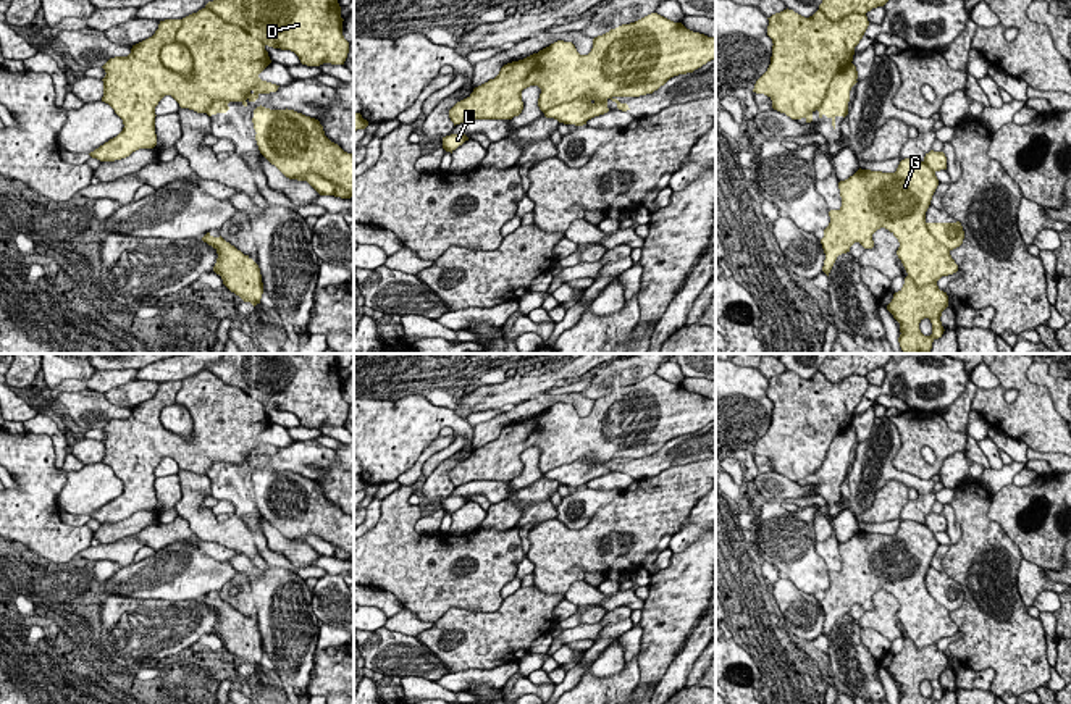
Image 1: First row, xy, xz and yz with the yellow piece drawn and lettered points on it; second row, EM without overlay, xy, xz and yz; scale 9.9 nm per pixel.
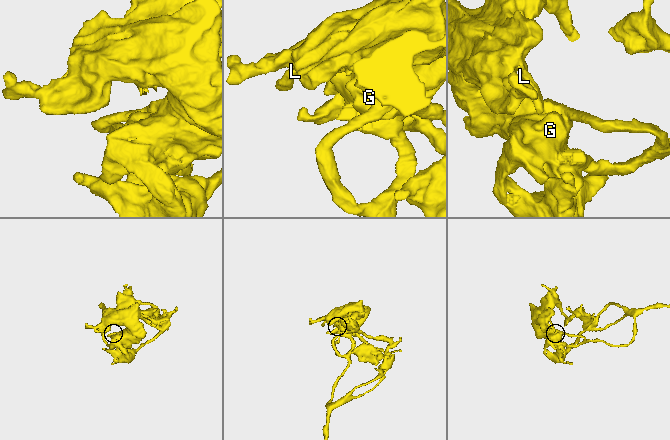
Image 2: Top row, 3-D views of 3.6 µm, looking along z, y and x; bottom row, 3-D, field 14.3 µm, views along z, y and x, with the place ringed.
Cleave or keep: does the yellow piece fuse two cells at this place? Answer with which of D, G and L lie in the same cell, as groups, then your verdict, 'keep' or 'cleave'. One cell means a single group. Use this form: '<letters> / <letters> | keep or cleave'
D G / L | cleave

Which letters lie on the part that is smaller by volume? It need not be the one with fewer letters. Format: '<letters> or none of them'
L

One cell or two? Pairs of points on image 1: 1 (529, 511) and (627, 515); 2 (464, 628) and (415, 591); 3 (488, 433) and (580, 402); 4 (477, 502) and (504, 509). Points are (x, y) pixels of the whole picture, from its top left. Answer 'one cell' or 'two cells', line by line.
1: one cell
2: one cell
3: one cell
4: two cells

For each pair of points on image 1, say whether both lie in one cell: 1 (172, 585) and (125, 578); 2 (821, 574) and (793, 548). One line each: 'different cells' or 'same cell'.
1: same cell
2: same cell

